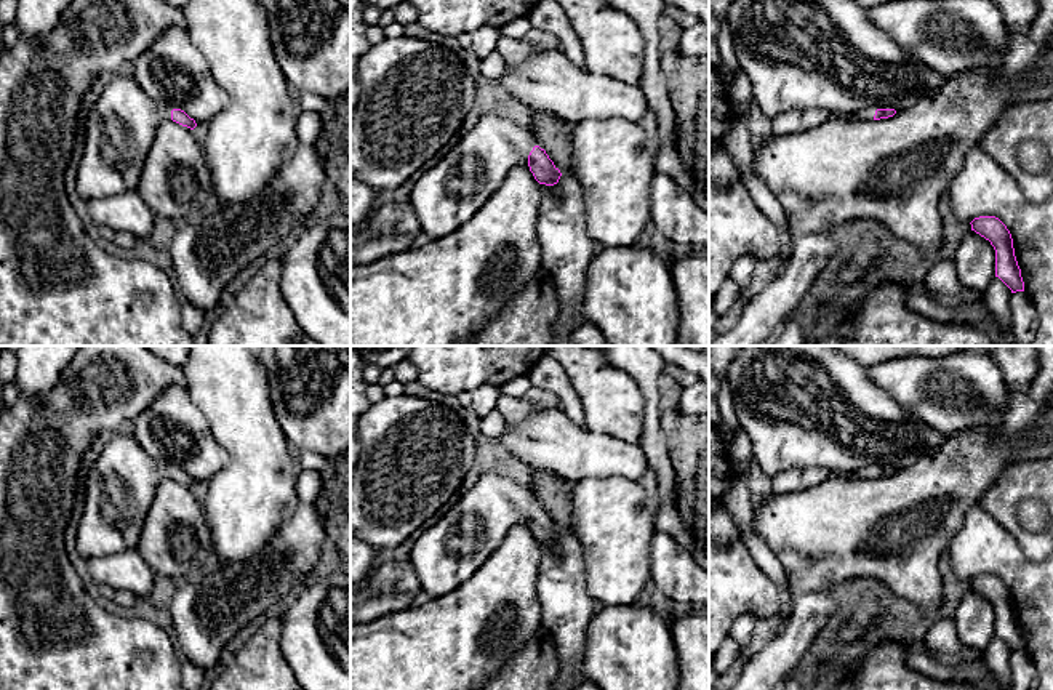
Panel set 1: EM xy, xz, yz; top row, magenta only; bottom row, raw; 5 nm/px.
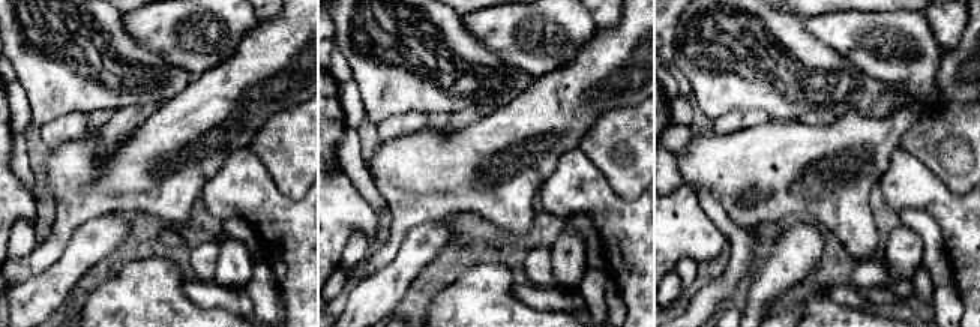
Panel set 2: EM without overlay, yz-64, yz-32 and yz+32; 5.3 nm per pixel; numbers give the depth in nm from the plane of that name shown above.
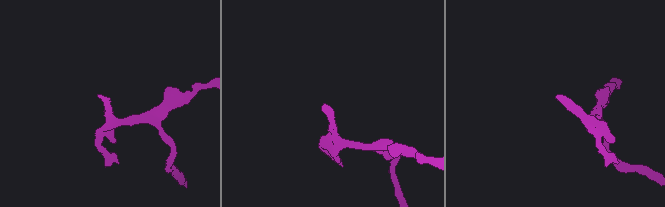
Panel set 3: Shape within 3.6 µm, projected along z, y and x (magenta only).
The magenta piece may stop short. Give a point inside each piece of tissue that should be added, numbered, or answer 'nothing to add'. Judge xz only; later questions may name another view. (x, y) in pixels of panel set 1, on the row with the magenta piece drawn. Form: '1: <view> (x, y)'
1: xz (447, 196)

